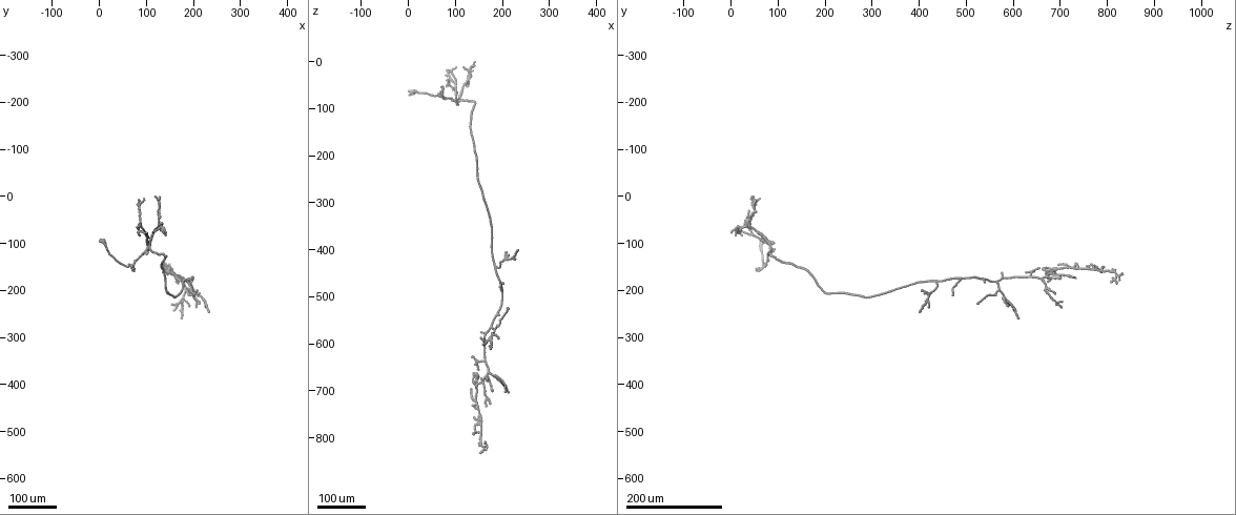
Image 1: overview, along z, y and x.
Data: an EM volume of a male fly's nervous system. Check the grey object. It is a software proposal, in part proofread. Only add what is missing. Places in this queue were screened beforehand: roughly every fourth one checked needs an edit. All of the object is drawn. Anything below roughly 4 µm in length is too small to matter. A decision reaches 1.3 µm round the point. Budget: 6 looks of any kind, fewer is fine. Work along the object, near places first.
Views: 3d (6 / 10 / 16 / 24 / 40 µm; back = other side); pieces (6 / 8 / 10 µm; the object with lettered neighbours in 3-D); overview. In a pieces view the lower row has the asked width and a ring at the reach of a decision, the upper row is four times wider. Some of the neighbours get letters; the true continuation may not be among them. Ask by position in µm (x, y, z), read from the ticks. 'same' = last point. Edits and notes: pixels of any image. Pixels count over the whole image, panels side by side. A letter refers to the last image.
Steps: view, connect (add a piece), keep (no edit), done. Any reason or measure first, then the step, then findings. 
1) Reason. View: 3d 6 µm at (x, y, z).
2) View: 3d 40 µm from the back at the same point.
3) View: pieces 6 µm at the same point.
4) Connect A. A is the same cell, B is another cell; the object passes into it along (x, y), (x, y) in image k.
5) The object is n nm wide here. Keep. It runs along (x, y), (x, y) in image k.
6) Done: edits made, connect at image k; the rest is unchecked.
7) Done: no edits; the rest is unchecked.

Free end. View: 3d 24 µm at (210, 240, 700).

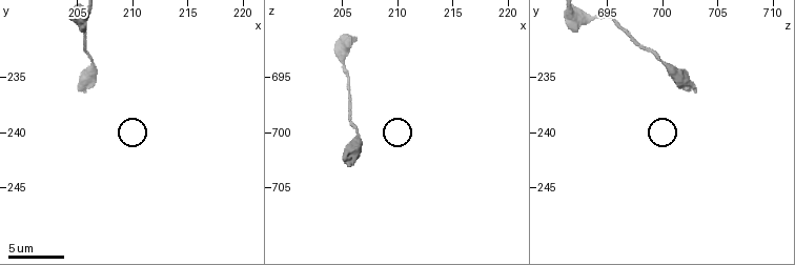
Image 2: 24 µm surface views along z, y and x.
View: pieces 8 µm at (205.8, 236.2, 703.0).

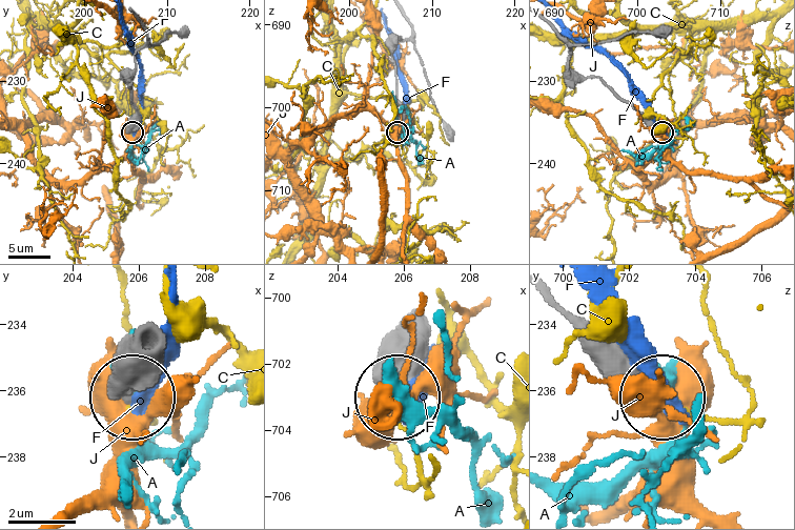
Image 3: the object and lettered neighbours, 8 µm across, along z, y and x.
The object is 480 nm wide here. Keep. A, C, F and J are other cells; it runs along (149, 341), (136, 398) in image 3; none of them fits.

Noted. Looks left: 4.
View: 3d 40 µm at (90, 5, 60).

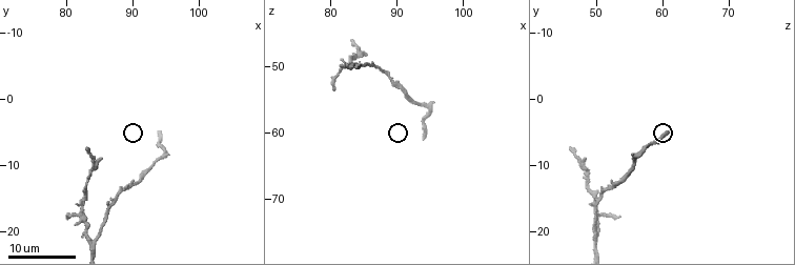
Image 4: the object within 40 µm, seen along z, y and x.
View: pieces 6 µm at (94.0, 4.5, 60.5).

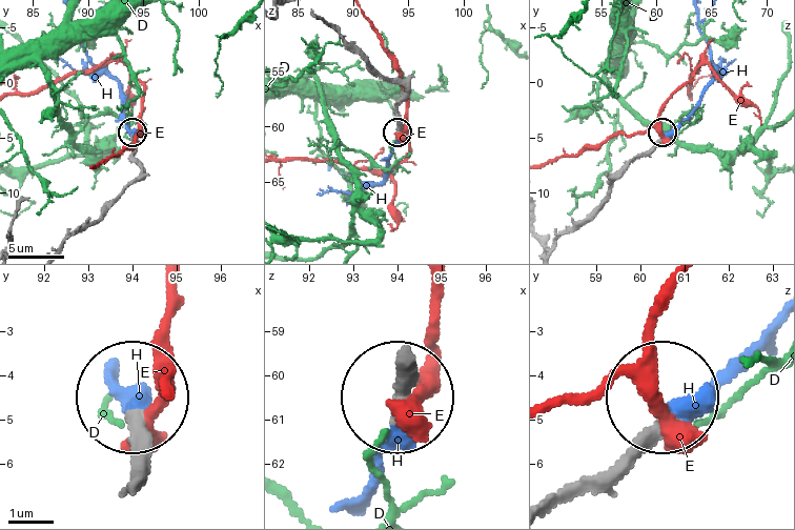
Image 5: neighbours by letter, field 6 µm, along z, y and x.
The object is 310 nm wide here. Connect H. H is the same cell, D and E are other cells; the object passes into it along (394, 365), (394, 433), (372, 489) in image 5; the neuron continues.

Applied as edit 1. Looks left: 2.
Free end. View: 3d 40 µm at (135, 70, 15).

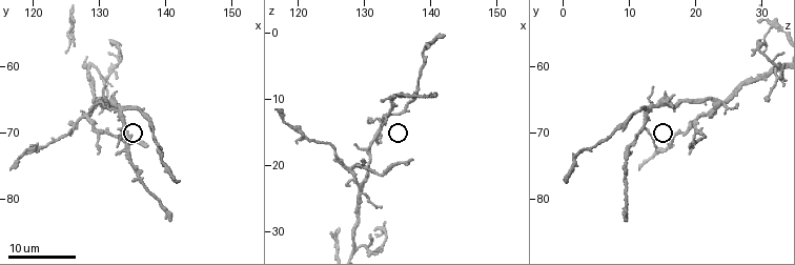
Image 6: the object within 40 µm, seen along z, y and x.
View: pieces 6 µm at (137.0, 72.0, 19.5).

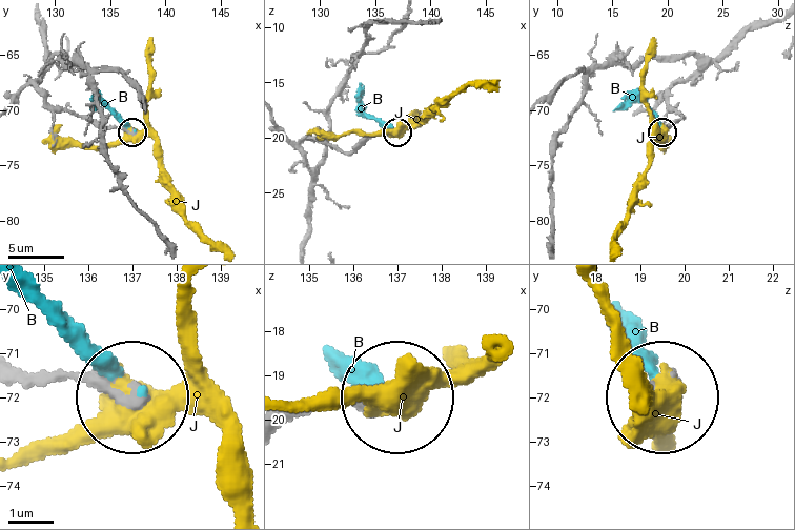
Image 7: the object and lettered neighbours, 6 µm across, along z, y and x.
Keep. B and J are other cells; it runs along (17, 368), (126, 390) in image 7; none of them fits.

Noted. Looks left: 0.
Done: edits made, connect at image 5; the rest is unchecked.

